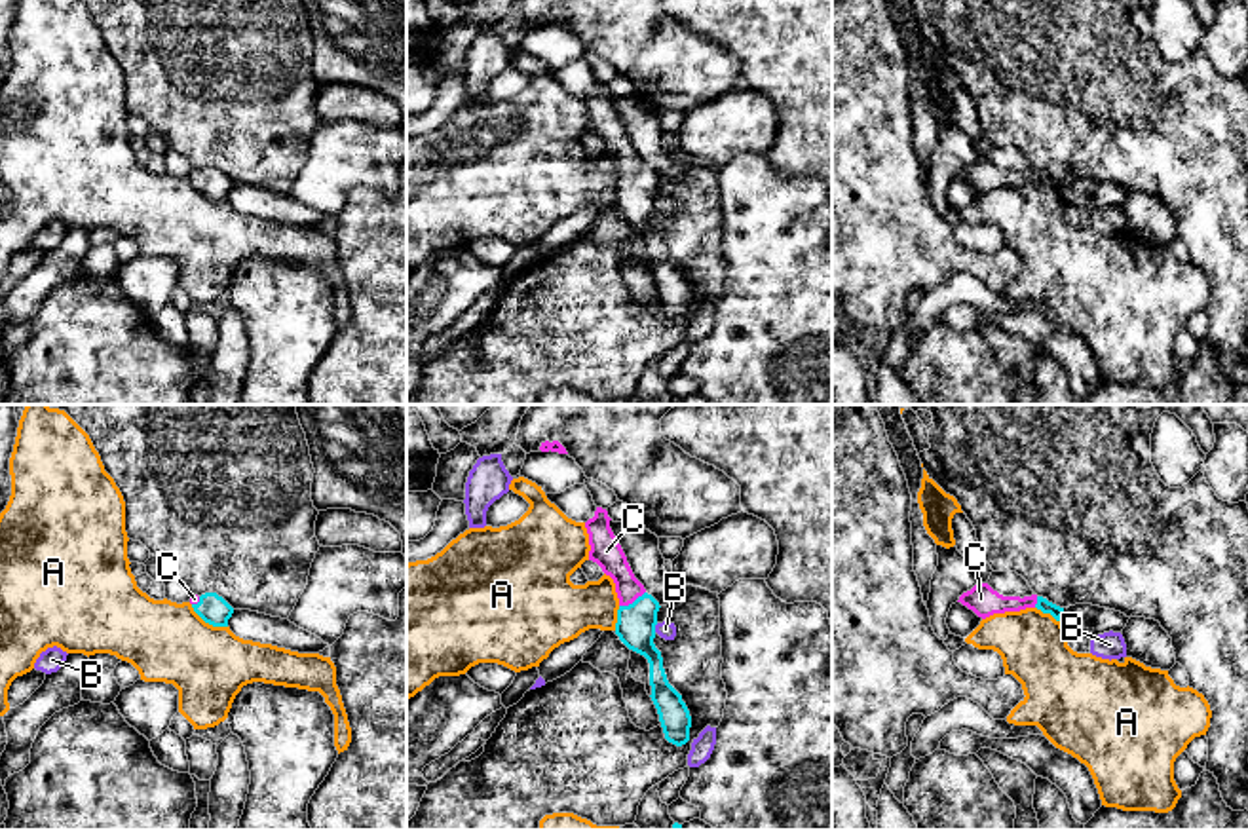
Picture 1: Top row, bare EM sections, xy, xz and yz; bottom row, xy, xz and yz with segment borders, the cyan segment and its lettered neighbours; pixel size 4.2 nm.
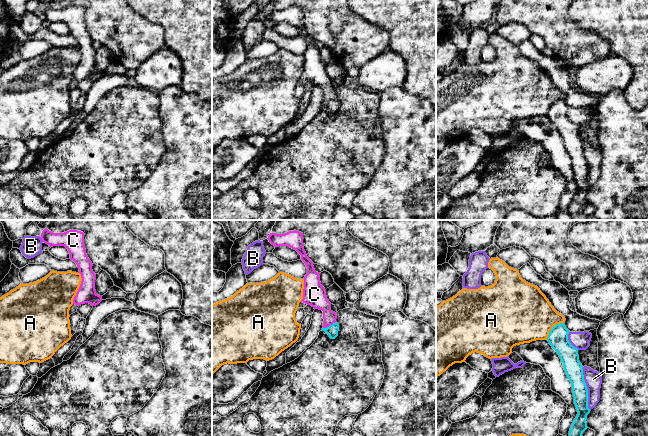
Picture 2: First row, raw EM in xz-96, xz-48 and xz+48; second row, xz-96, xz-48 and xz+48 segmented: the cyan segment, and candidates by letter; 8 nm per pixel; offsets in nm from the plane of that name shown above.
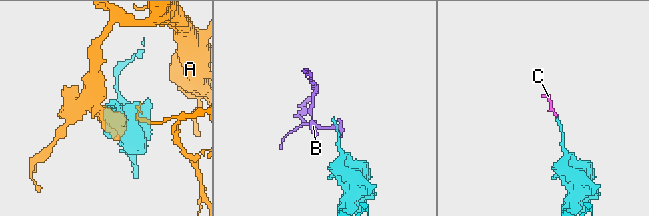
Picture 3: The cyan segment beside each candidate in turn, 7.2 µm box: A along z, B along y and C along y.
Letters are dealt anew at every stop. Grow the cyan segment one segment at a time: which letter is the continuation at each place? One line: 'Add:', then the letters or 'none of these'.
Add: C

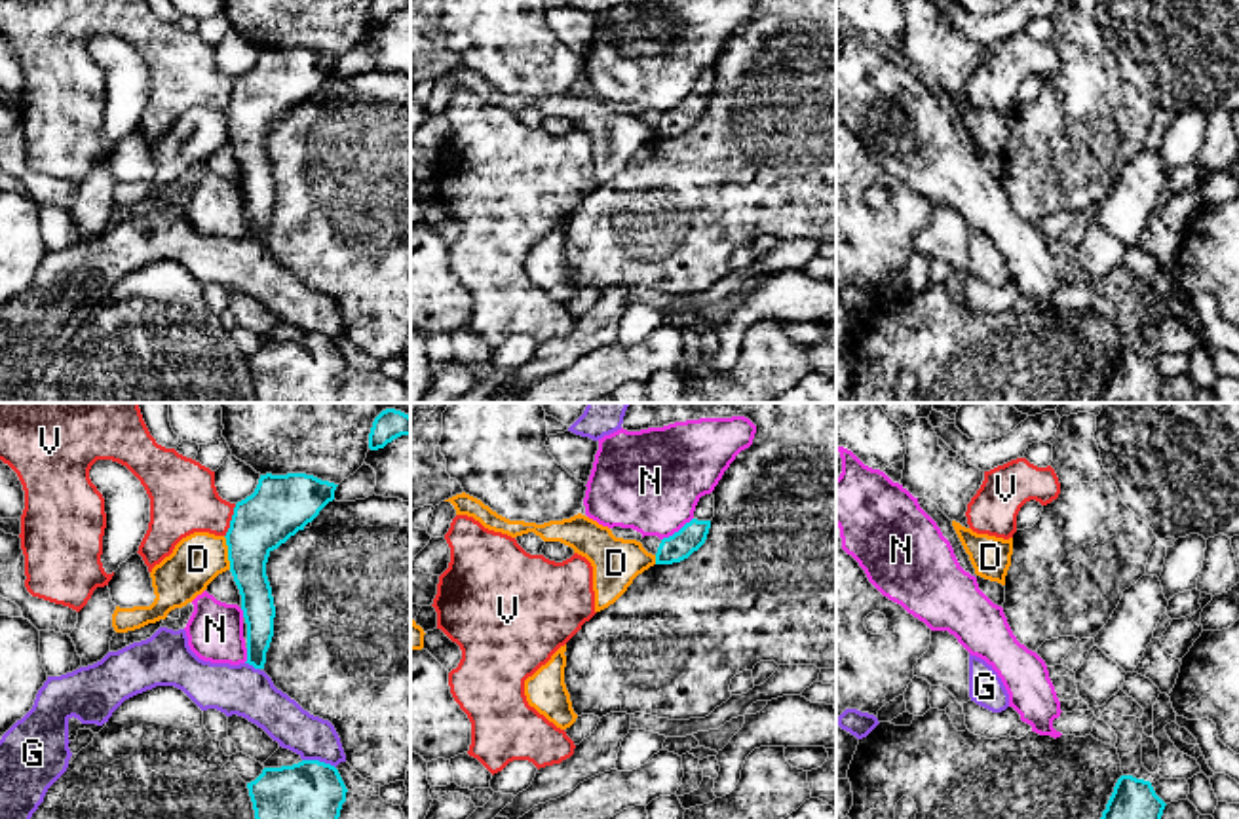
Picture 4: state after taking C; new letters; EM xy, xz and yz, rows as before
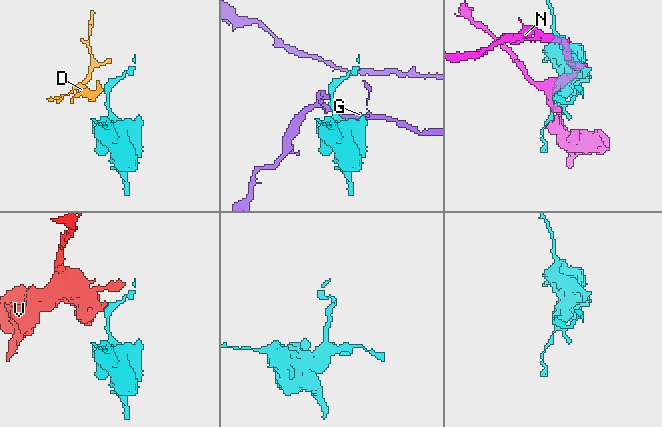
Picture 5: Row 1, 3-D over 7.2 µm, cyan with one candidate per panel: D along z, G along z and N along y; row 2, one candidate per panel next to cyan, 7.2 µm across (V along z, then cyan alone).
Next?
Add: none of these

